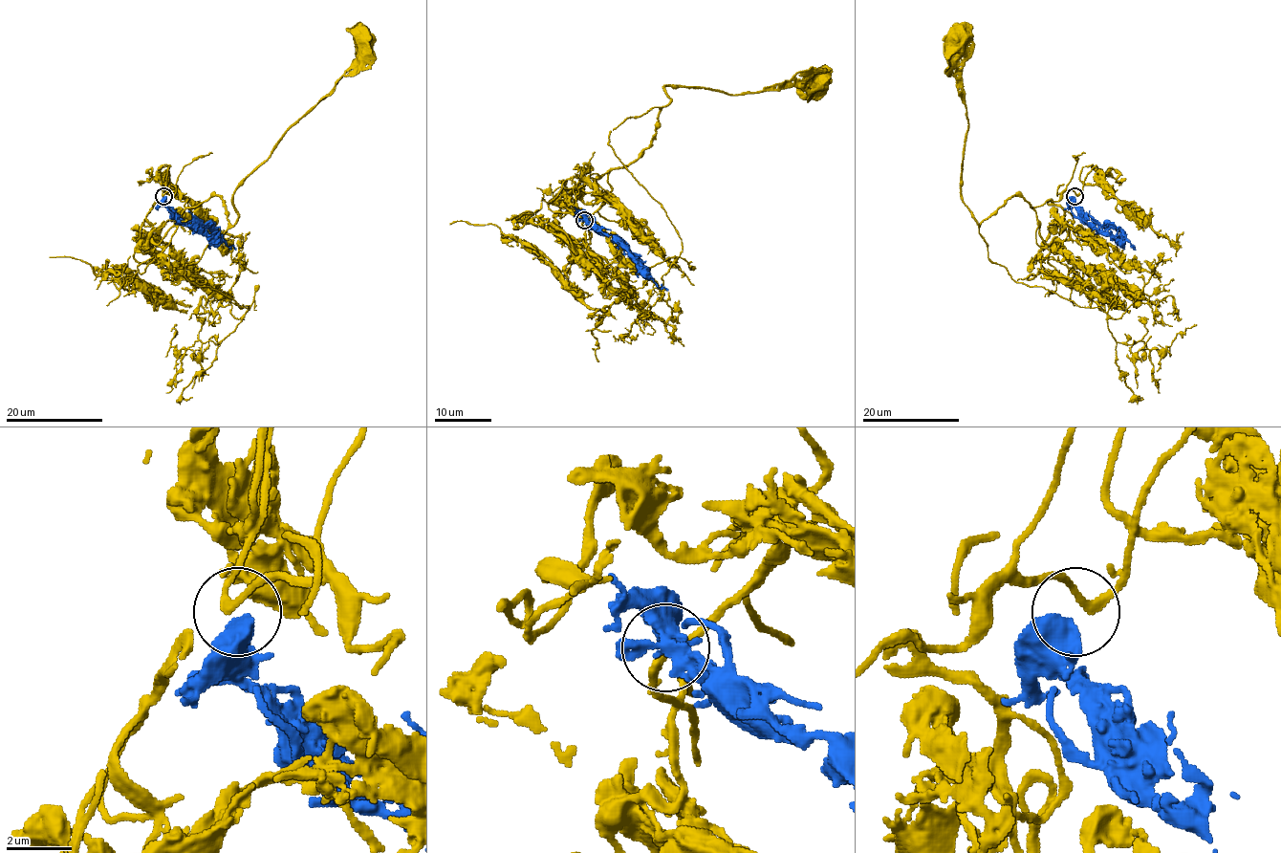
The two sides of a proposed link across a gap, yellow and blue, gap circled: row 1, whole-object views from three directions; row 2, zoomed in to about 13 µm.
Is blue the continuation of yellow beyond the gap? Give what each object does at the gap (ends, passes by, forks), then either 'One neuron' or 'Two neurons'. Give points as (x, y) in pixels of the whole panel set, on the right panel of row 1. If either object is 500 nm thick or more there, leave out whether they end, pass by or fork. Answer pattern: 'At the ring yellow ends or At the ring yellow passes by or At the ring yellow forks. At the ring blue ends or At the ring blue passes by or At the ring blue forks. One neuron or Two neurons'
One neuron

